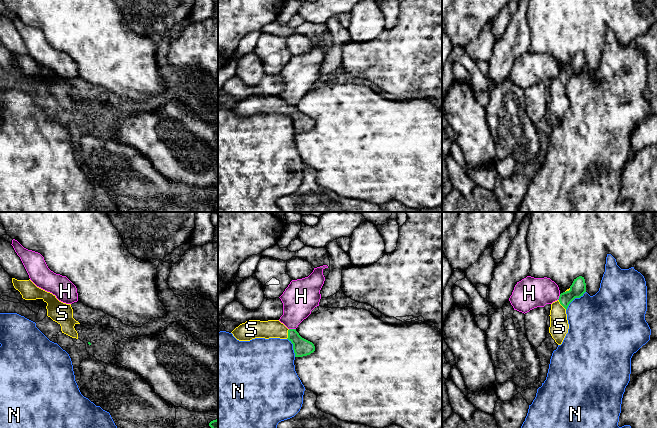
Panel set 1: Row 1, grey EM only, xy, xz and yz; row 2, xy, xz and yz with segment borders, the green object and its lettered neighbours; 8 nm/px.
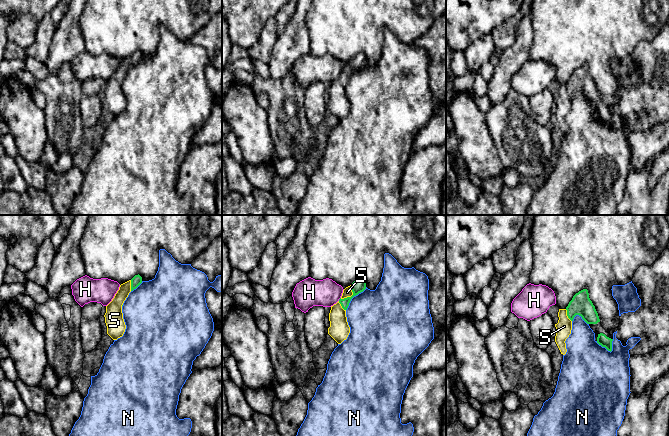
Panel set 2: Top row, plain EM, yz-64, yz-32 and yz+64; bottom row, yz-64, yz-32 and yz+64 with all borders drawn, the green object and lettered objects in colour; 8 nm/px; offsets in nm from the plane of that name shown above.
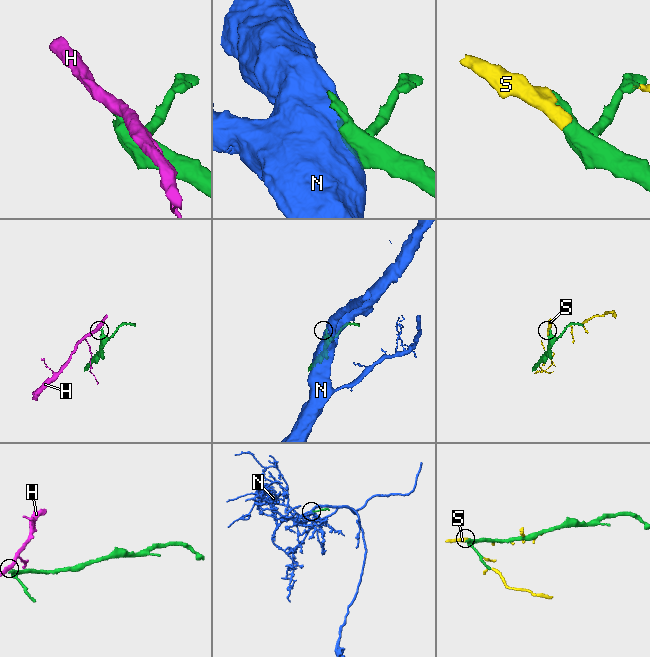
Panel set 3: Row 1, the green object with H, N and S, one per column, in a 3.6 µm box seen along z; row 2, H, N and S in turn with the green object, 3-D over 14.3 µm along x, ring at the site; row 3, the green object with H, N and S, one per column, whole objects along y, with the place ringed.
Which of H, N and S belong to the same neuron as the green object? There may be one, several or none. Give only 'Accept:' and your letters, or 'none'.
Accept: S

